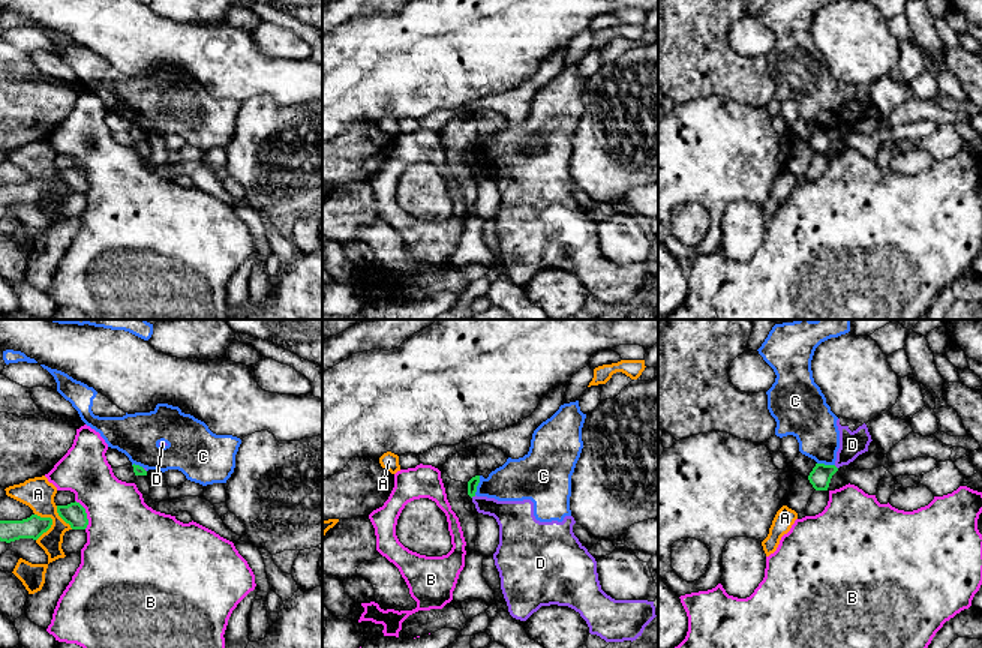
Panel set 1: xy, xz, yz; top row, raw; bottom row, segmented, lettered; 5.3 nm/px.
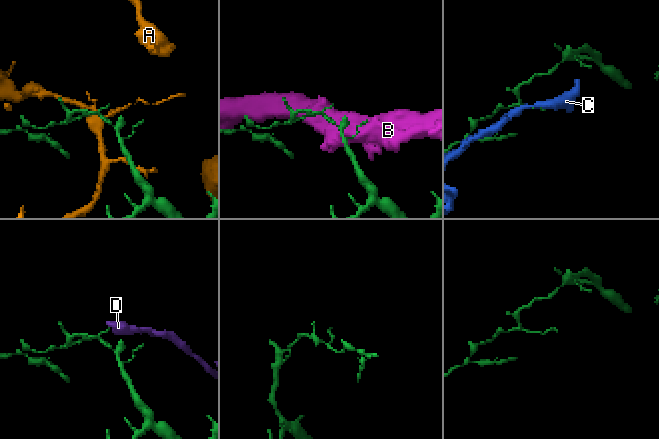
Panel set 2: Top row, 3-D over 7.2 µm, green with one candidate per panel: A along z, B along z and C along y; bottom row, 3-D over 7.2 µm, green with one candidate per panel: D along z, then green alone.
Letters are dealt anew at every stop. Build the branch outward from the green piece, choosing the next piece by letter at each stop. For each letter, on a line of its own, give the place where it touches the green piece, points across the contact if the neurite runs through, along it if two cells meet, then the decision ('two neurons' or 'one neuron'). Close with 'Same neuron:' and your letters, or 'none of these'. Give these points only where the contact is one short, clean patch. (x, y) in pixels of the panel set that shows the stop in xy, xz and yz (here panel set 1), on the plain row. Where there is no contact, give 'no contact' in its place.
A: contact xy (48, 192); two neurons
B: contact xy (86, 179); two neurons
C: contact xz (477, 149); border xz (480, 140), (474, 158); two neurons
D: contact xz (473, 159); border xz (476, 159), (471, 161); two neurons
Same neuron: none of these

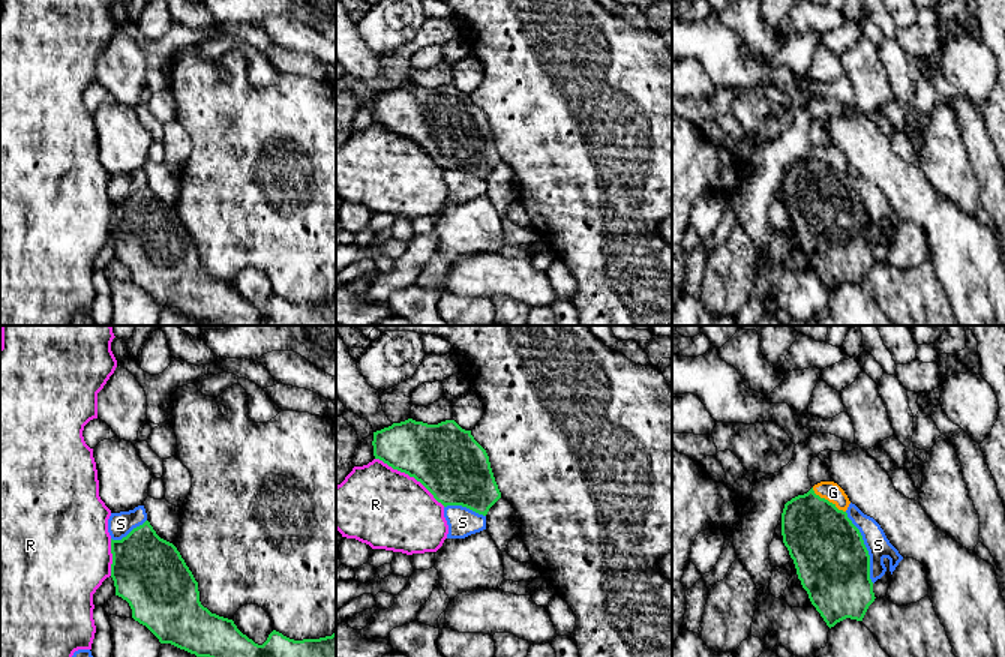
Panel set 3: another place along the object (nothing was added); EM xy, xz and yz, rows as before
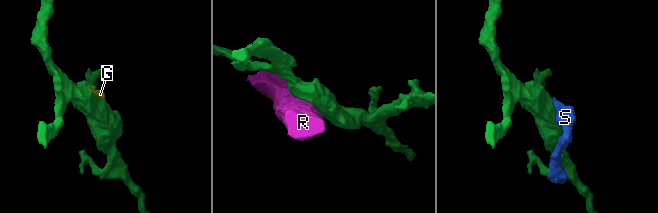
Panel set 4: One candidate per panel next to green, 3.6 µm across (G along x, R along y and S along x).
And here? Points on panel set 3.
G: contact yz (827, 164); border yz (812, 152), (845, 176); two neurons
R: contact xz (410, 140); one neuron
S: contact yz (866, 212); border yz (845, 176), (861, 200), (869, 219), (869, 242), (873, 246); two neurons
Same neuron: R

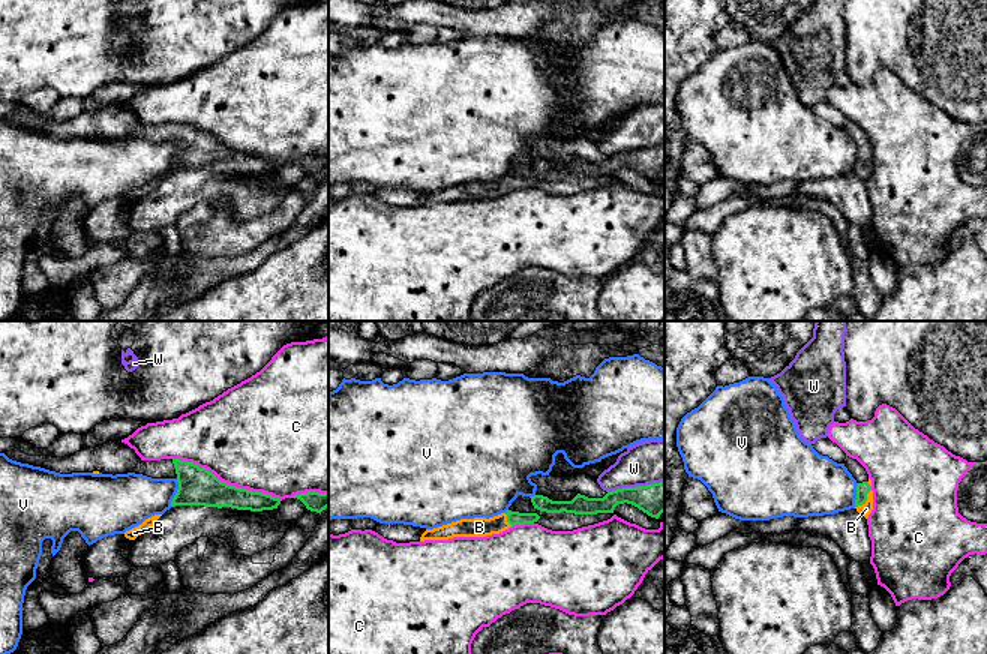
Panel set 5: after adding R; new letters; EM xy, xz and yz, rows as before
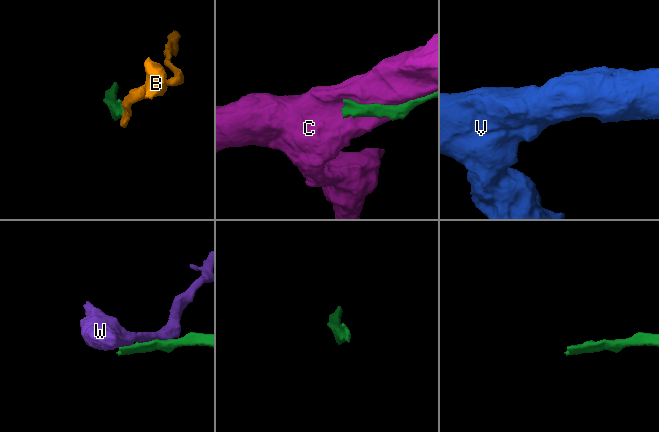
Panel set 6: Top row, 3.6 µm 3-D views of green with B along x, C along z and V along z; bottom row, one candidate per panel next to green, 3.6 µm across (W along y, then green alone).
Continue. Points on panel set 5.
B: contact yz (866, 164); way yz (864, 152), (866, 164), (866, 173); one neuron
C: contact xy (225, 147); two neurons
V: contact xy (177, 156); two neurons
W: contact xz (636, 150); two neurons
Same neuron: B

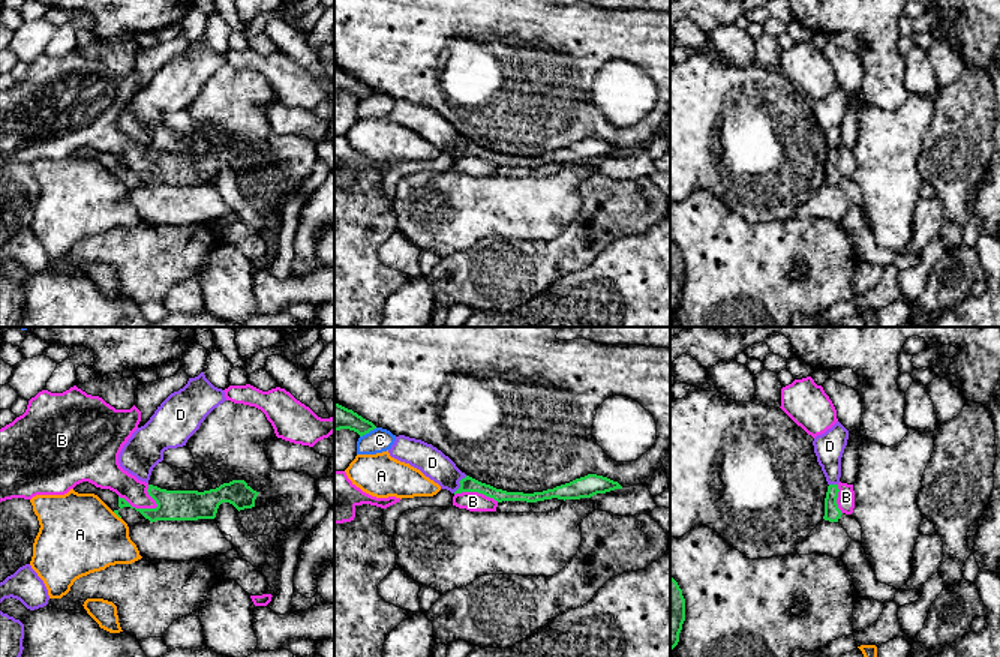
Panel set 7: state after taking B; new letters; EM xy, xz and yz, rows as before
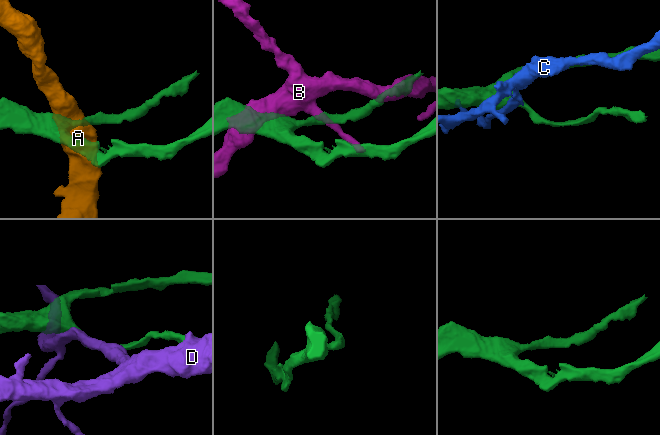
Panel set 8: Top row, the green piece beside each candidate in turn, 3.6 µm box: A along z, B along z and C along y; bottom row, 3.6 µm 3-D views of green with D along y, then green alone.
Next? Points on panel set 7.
A: contact xy (117, 179); border xy (113, 176), (120, 182); two neurons
B: contact xy (138, 173); border xy (119, 159), (135, 171), (158, 170); two neurons
C: contact xz (368, 96); border xz (377, 92), (360, 101); two neurons
D: contact xz (459, 146); two neurons
Same neuron: none of these

